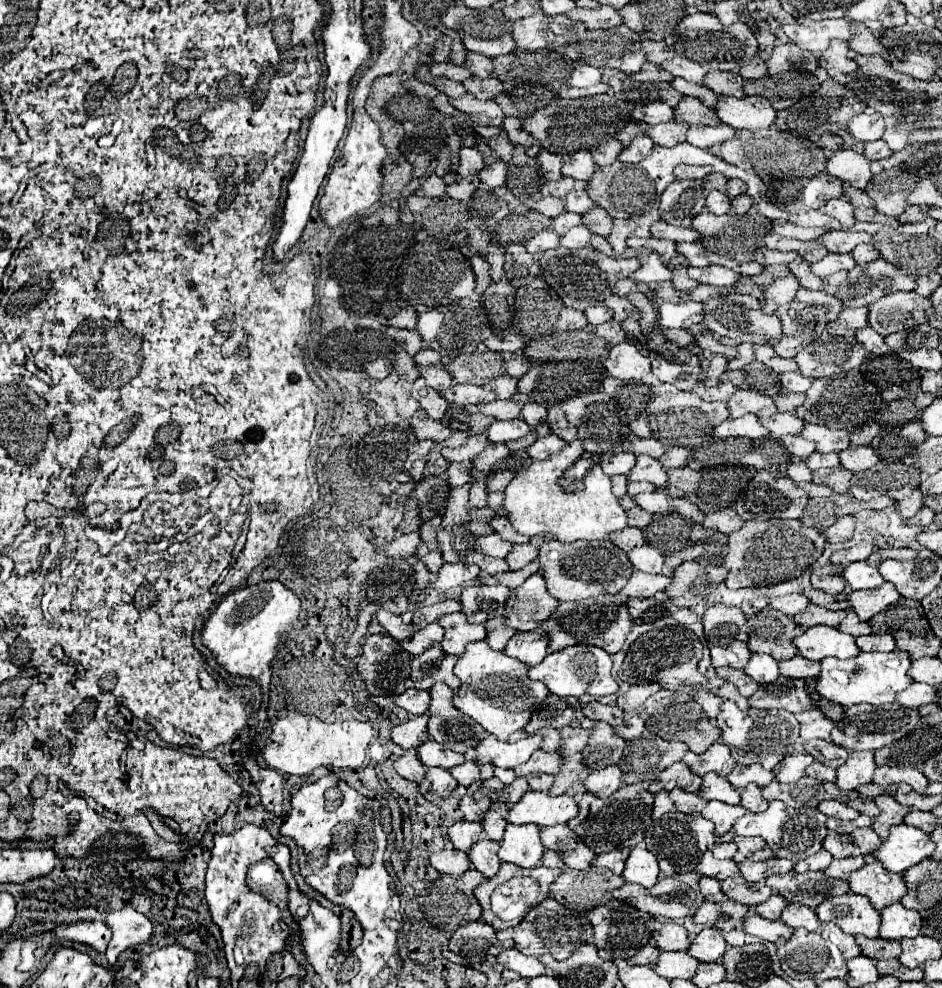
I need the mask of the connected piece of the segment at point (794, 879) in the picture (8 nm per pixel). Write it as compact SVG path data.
M822 872L776 874L776 876L766 878L766 884L774 892L784 896L786 902L804 904L808 908L818 906L820 902L824 902L830 896L838 896L838 894L846 894L848 892L848 882L836 880L836 878L828 878Z

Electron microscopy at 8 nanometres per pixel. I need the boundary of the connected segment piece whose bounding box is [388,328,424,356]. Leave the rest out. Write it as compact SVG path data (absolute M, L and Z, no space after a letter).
M388 328L388 334L402 344L402 348L408 352L408 356L414 356L416 352L420 352L424 348L424 344L420 342L420 336L416 330L398 330L398 328Z

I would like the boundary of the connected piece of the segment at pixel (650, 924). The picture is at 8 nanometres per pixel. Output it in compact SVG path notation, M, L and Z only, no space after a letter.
M612 900L612 902L608 902L608 904L600 906L600 908L588 910L586 918L592 924L594 944L598 948L600 958L604 958L604 960L616 960L616 958L626 960L626 958L634 956L640 948L650 944L654 928L656 928L656 922L654 922L654 918L650 914L634 910L632 906L628 906L624 902L618 902L618 900Z

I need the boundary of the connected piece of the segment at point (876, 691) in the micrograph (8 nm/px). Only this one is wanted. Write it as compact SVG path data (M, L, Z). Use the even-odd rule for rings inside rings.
M894 650L894 652L860 652L858 656L850 660L838 660L838 658L824 658L820 662L822 672L816 682L816 692L830 700L840 704L842 708L854 706L854 704L888 704L894 702L894 696L908 688L912 684L912 678L906 674L912 660L906 652Z

